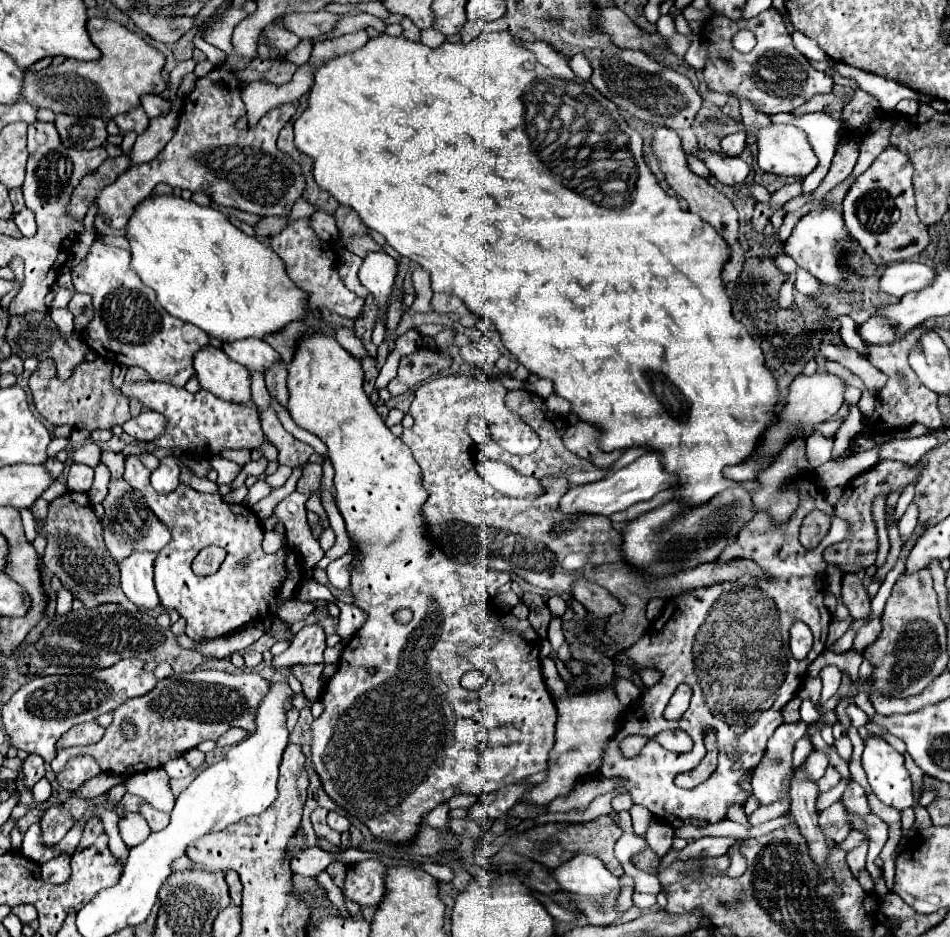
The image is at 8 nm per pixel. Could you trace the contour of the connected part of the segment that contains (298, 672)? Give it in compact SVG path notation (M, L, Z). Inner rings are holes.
M315 664L311 666L301 666L301 668L293 668L293 674L299 678L301 686L303 686L303 694L315 702L323 690L323 682L321 682L321 672L323 672L325 664Z

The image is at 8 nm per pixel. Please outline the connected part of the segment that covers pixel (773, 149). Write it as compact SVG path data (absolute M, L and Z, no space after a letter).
M773 124L769 128L747 128L747 132L753 132L757 136L759 160L761 160L757 164L765 172L773 172L777 176L795 176L795 178L803 180L819 166L819 158L815 156L805 132L795 126Z

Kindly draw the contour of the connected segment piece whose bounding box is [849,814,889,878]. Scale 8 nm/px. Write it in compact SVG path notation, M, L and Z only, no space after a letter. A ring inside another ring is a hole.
M849 816L853 822L853 828L867 828L869 832L869 850L866 858L866 870L871 872L871 878L877 878L881 874L881 868L875 866L875 858L879 856L879 852L883 850L887 838L889 838L889 824L883 822L879 816L865 816L865 820L853 820L853 816Z

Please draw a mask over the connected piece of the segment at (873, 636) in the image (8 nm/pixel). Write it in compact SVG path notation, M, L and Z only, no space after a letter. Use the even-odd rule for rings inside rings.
M875 618L875 620L867 622L865 626L861 626L861 628L857 630L855 640L853 640L853 648L855 648L857 652L863 652L867 646L871 646L871 644L879 638L881 630L883 630L883 626L881 626L881 618Z

